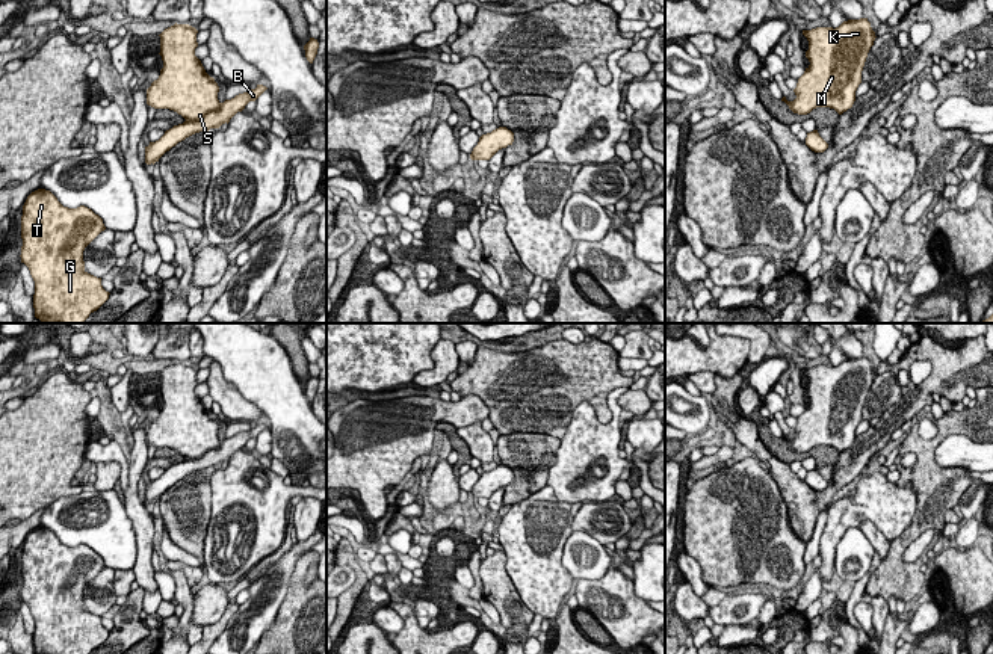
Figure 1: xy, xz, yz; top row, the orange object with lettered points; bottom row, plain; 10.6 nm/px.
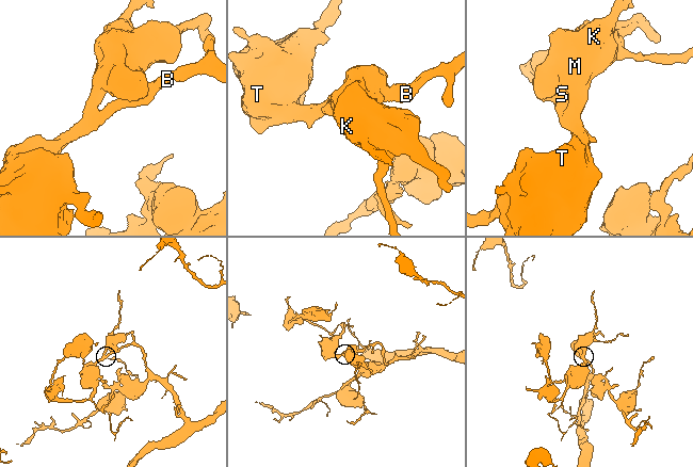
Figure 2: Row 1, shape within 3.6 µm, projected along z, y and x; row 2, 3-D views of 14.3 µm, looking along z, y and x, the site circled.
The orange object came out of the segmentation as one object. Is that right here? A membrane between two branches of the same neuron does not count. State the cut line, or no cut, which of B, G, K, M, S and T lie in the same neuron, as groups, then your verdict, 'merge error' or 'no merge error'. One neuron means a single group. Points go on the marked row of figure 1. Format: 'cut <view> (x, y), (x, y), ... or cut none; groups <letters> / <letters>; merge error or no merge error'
cut none; groups B G K M S T; no merge error

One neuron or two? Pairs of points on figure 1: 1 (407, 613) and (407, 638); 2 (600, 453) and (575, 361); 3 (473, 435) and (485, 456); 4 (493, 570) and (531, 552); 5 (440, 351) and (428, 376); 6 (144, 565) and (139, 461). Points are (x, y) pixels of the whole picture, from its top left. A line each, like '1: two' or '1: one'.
1: one
2: two
3: one
4: two
5: one
6: one

